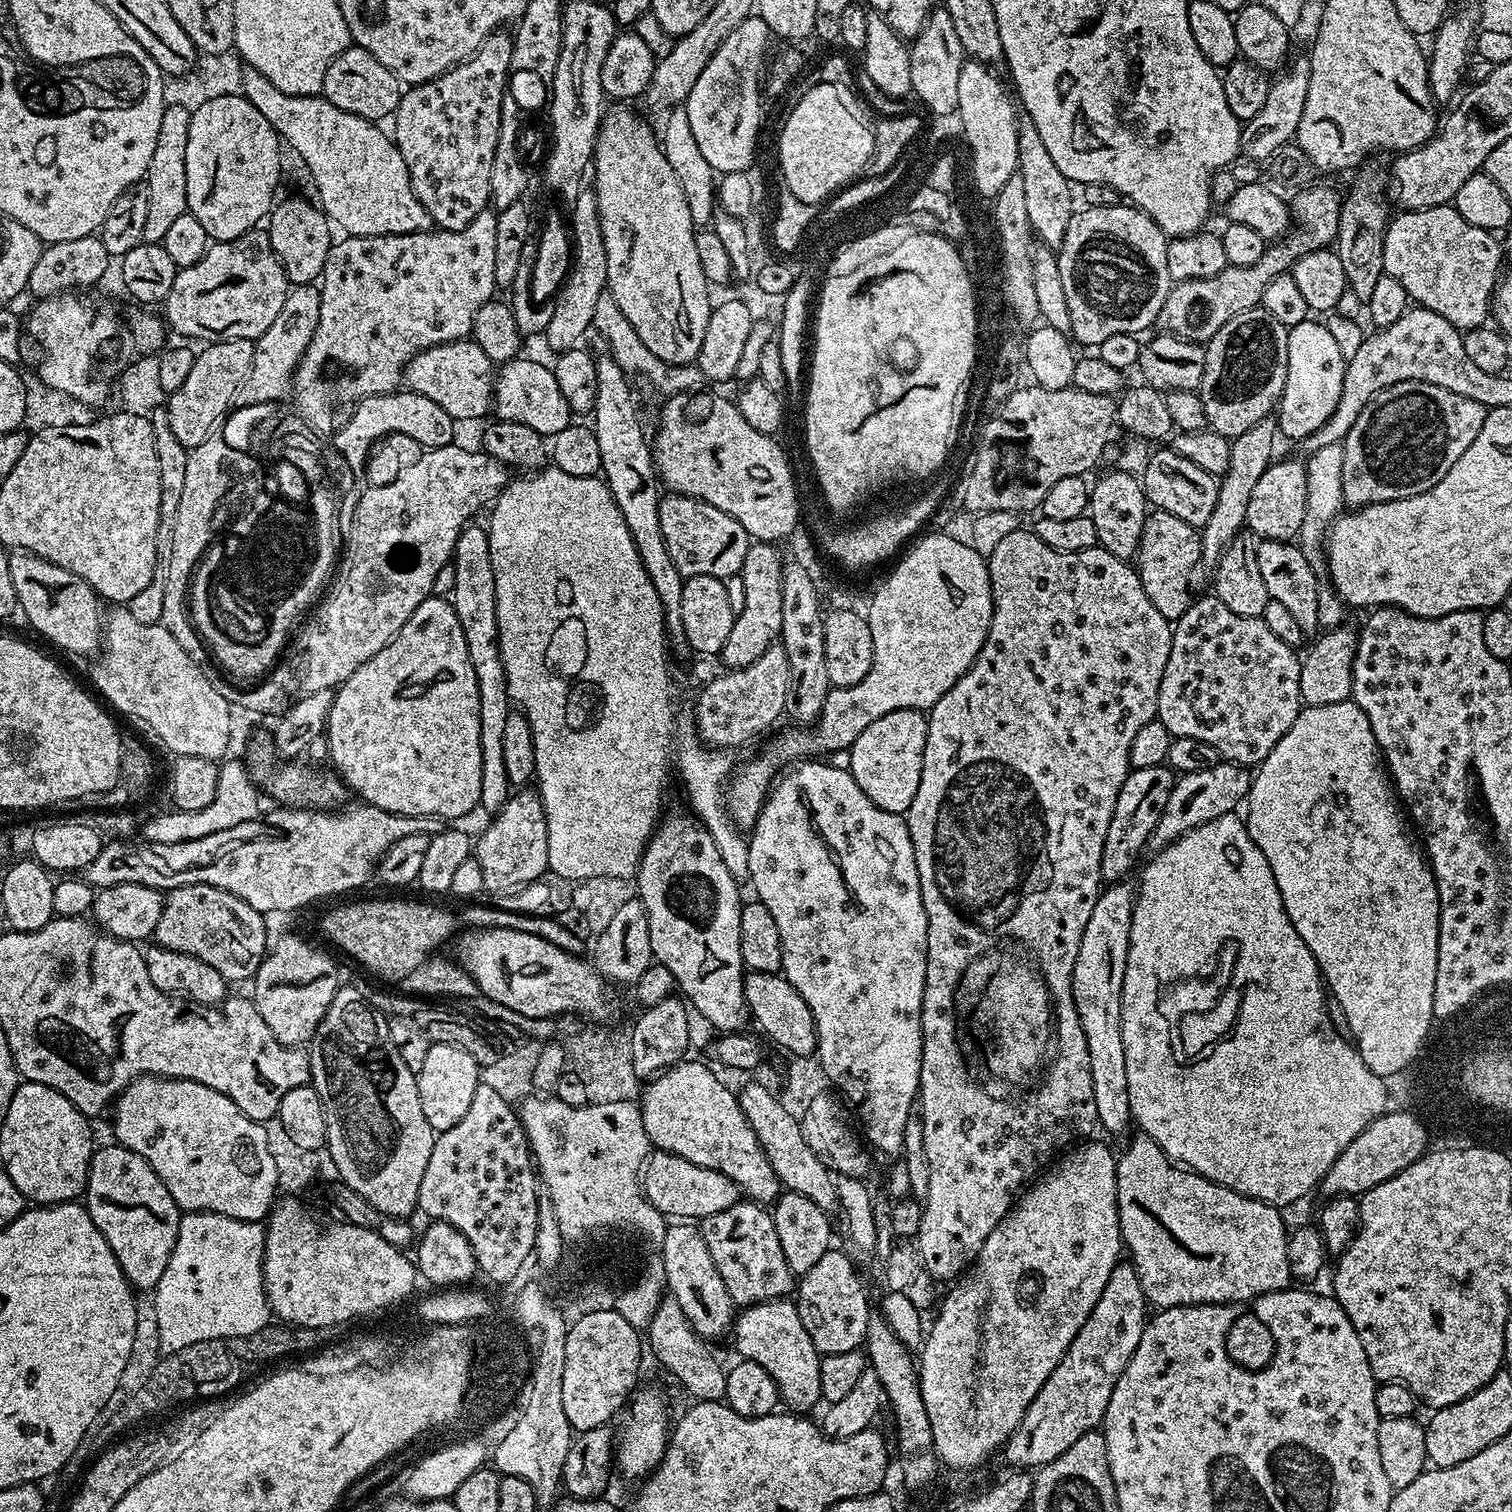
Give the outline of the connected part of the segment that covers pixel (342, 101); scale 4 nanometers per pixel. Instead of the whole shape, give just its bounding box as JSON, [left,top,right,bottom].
[322,46,402,122]

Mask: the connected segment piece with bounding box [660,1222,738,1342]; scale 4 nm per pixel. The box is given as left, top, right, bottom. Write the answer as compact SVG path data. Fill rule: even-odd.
M692 1222L669 1223L660 1257L666 1270L667 1291L682 1308L697 1337L713 1342L727 1332L729 1335L738 1308L730 1298L730 1290L726 1290L726 1282L722 1282L722 1274L718 1274L718 1266L714 1266L714 1258L710 1258L710 1250L706 1250L699 1227Z

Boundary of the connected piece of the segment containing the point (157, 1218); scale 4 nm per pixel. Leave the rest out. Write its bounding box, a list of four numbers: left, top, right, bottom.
[82,1142,182,1290]

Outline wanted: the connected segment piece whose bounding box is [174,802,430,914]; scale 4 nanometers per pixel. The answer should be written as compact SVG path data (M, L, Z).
M356 802L353 808L341 807L339 810L321 810L315 806L303 807L284 808L281 812L274 813L272 818L270 817L271 835L248 841L230 854L223 855L216 862L211 862L210 865L179 870L174 878L176 888L205 884L242 898L242 902L246 902L261 914L292 912L295 908L304 908L307 904L314 903L315 900L324 900L327 896L340 896L343 892L352 892L355 888L362 887L368 879L373 879L374 869L400 838L428 832L430 828L429 817L399 816L363 802Z

